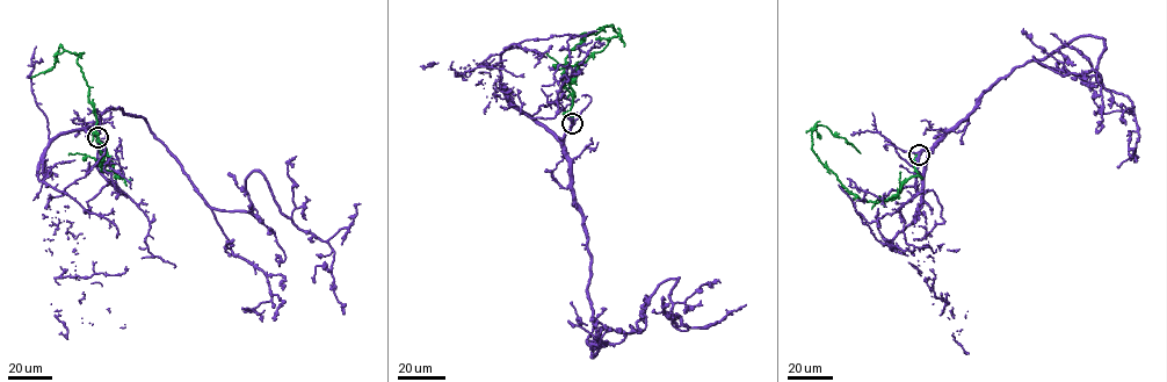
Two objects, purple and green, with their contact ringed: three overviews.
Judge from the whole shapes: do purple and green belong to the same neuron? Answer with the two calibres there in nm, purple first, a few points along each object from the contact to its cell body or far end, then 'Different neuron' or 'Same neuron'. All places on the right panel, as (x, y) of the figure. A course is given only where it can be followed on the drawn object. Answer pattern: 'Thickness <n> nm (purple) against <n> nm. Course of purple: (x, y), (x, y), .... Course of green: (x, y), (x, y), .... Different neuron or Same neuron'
Thickness 500 nm (purple) against 400 nm. Course of purple: (919, 155), (991, 85), (1091, 35), (1104, 40), (1101, 85), (1033, 58), (1096, 72), (1095, 134). Course of green: (919, 155), (921, 178), (886, 201), (868, 201), (821, 163), (812, 130), (826, 127), (860, 153). Different neuron

